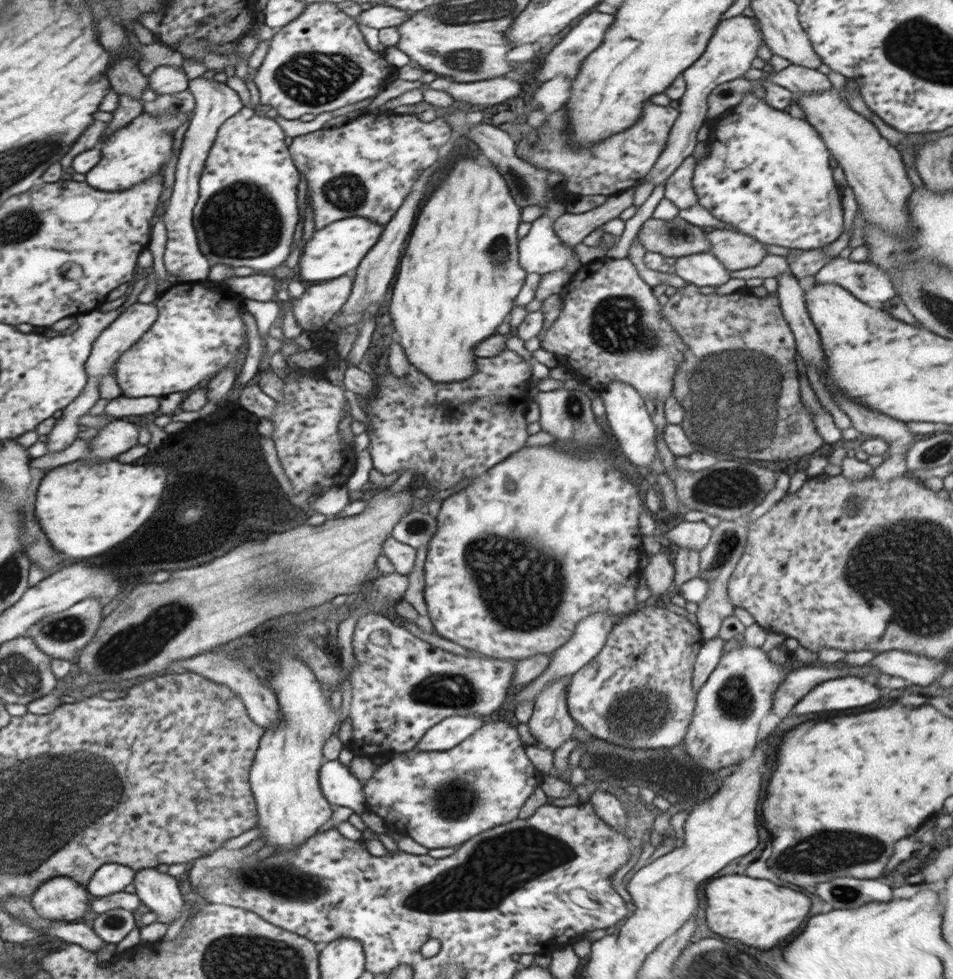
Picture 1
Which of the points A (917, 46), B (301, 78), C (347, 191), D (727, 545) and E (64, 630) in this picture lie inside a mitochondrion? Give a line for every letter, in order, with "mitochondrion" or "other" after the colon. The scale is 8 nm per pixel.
A: mitochondrion
B: mitochondrion
C: mitochondrion
D: mitochondrion
E: mitochondrion

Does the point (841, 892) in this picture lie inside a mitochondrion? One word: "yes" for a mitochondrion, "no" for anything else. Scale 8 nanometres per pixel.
yes

